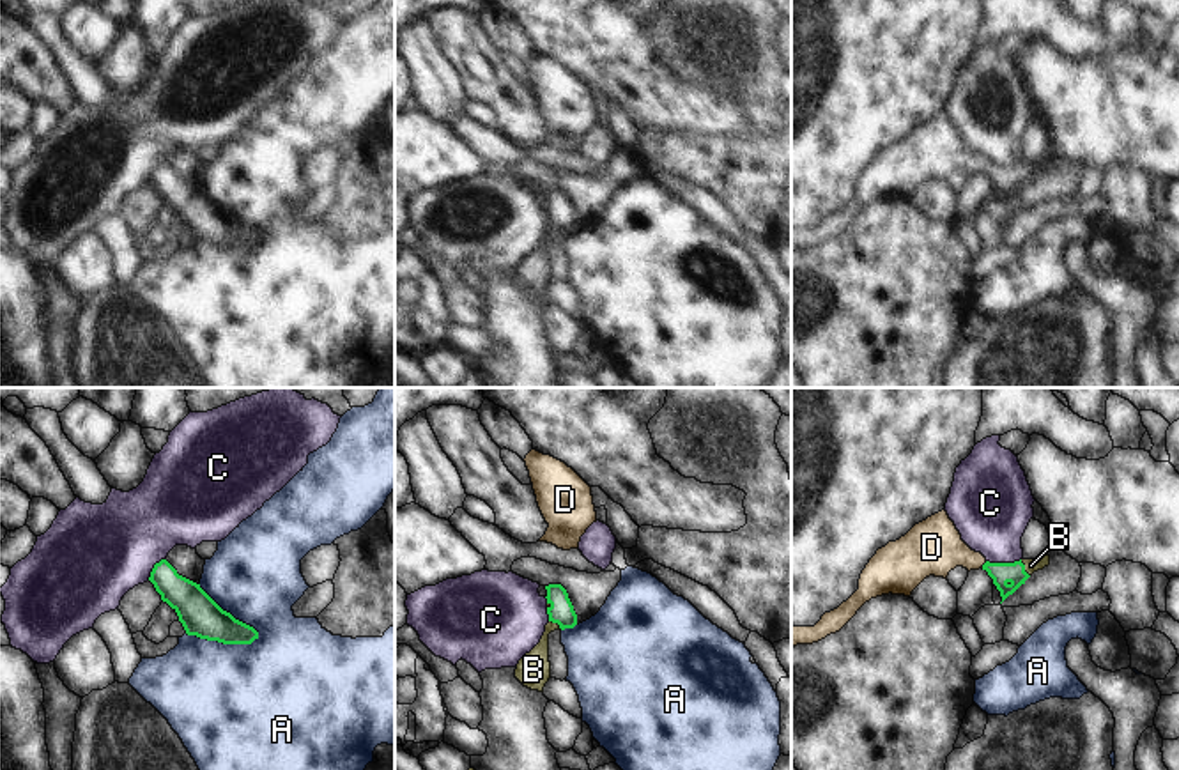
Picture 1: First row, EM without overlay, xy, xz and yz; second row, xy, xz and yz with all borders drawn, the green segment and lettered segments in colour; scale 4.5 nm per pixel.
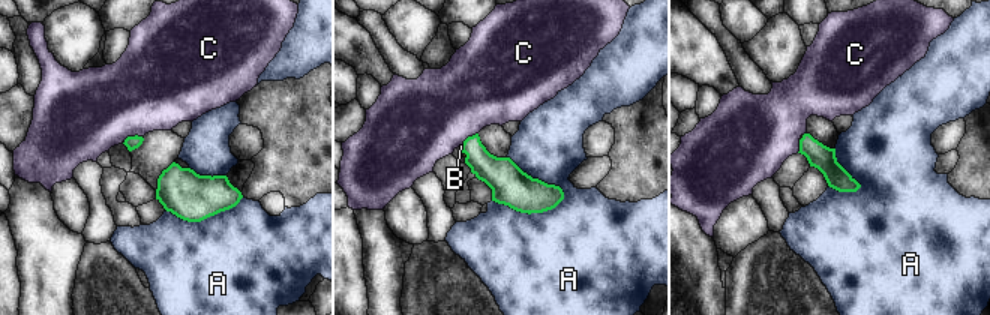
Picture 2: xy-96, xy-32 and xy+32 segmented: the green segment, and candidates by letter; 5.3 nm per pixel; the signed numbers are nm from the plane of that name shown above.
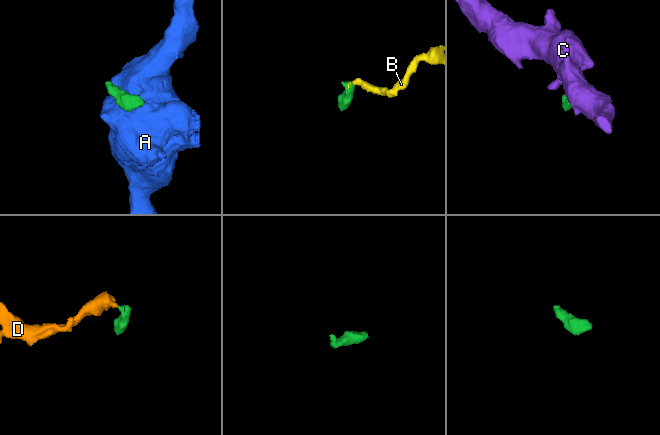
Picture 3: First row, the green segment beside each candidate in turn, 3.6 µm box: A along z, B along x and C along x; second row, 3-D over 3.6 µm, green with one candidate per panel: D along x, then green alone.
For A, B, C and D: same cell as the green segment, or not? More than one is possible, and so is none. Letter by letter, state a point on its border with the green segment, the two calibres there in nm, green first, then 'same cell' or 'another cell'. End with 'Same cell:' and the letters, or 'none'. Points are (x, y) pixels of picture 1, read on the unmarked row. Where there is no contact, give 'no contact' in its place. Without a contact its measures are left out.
A: contact xy (229, 216); calibres 180 and 420 nm; another cell
B: contact yz (1024, 172); calibres 100 and 60 nm; same cell
C: contact yz (1002, 167); calibres 100 and 360 nm; another cell
D: contact yz (983, 169); calibres 100 and 260 nm; same cell
Same cell: B, D

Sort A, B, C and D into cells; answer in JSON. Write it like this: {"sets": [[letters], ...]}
{"sets": [["A"], ["B", "D"], ["C"]]}

